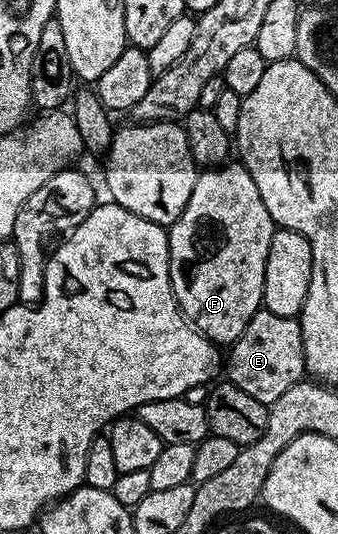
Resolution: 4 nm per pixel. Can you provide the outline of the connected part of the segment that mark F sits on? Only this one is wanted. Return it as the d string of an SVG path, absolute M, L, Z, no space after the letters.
M224 163L218 167L207 167L195 178L193 195L185 203L185 211L170 226L167 246L169 247L169 275L171 290L183 316L205 334L213 343L223 347L237 340L241 331L253 319L253 315L263 303L263 284L265 283L265 259L269 255L269 243L276 231L275 220L269 215L269 207L253 183L242 163Z

